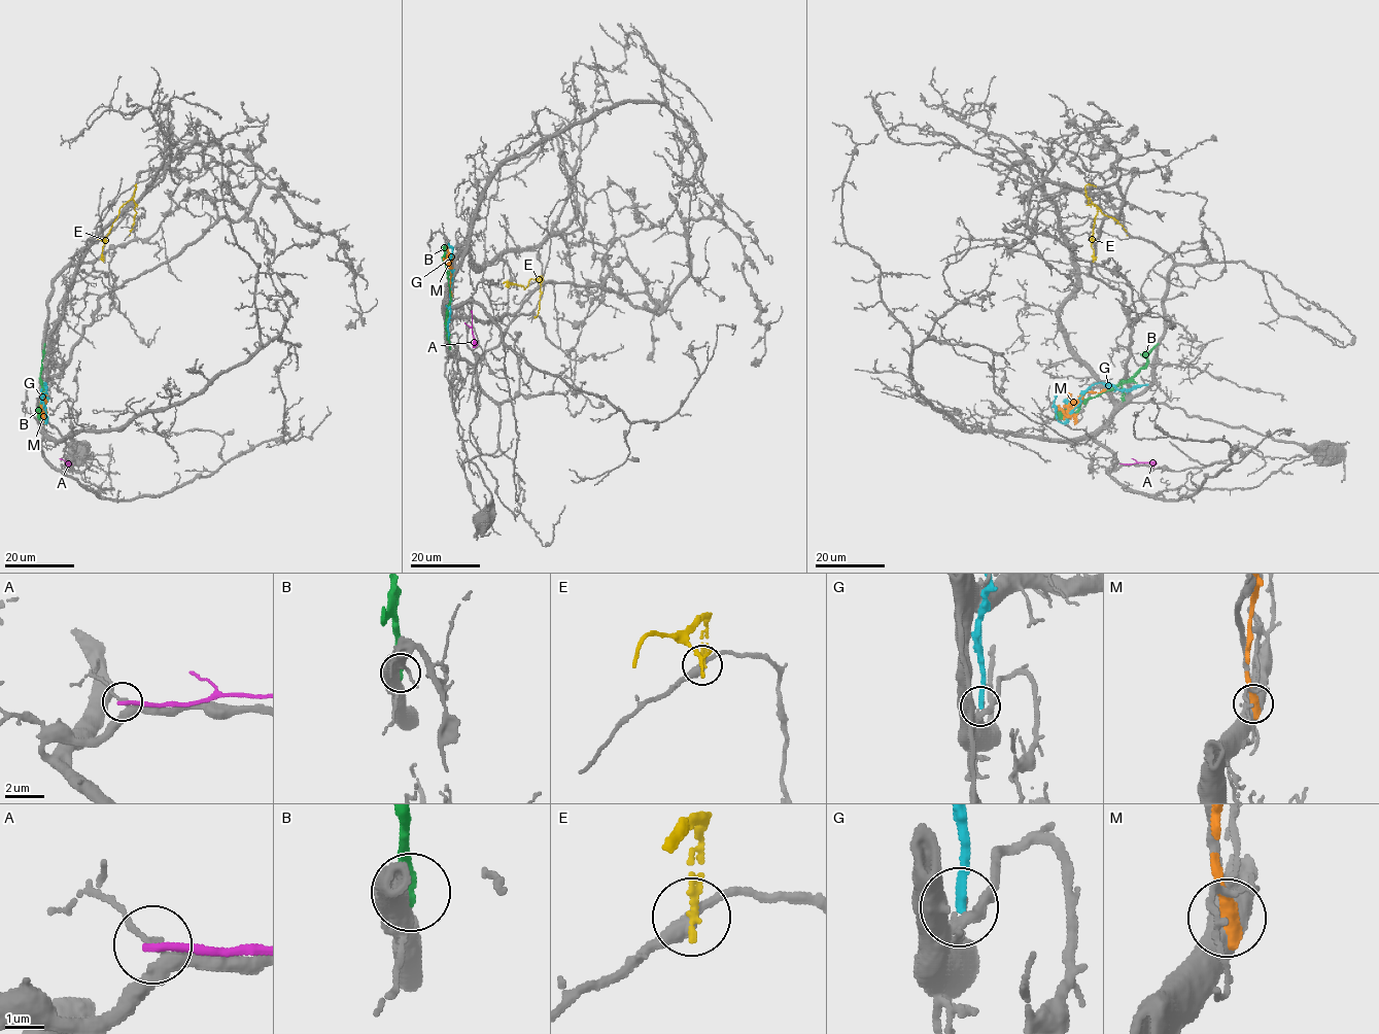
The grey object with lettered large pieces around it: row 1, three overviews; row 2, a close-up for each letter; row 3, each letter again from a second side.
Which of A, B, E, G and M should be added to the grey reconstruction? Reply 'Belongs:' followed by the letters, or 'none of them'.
Belongs: none of them

